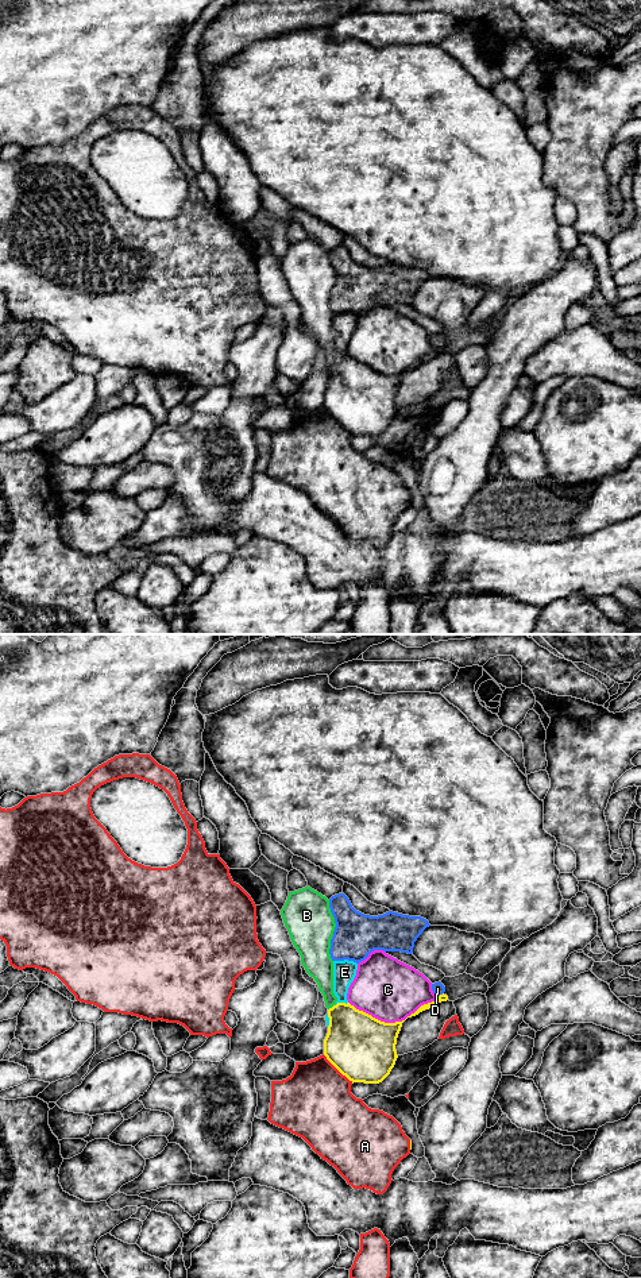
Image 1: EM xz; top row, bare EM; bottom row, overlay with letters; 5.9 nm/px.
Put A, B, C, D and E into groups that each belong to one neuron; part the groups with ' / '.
A / B / C / D / E

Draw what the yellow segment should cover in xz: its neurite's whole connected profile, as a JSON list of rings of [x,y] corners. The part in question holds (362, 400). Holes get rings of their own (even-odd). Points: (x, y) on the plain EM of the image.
[[[310,239],[289,244],[281,267],[302,318],[317,335],[328,360],[324,408],[352,436],[382,435],[398,410],[395,397],[405,372],[385,375],[337,354],[329,306],[336,275],[325,248]]]

